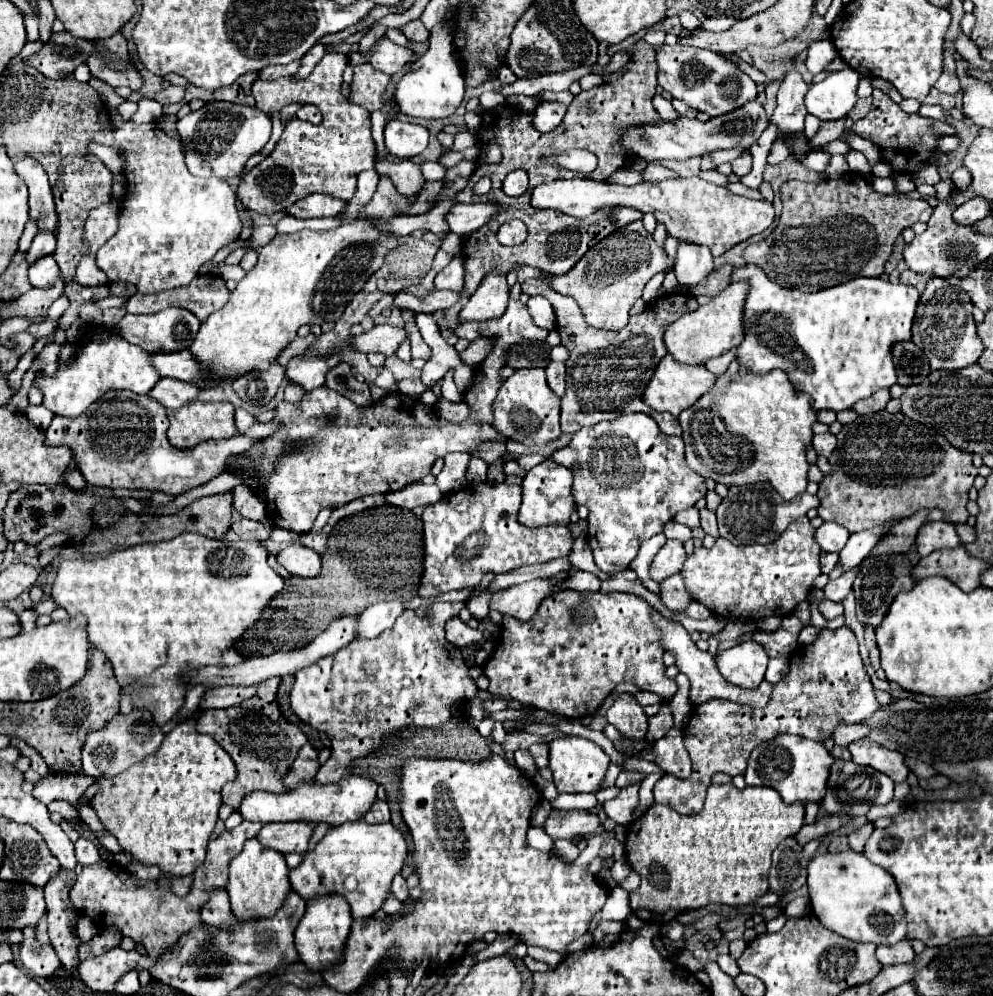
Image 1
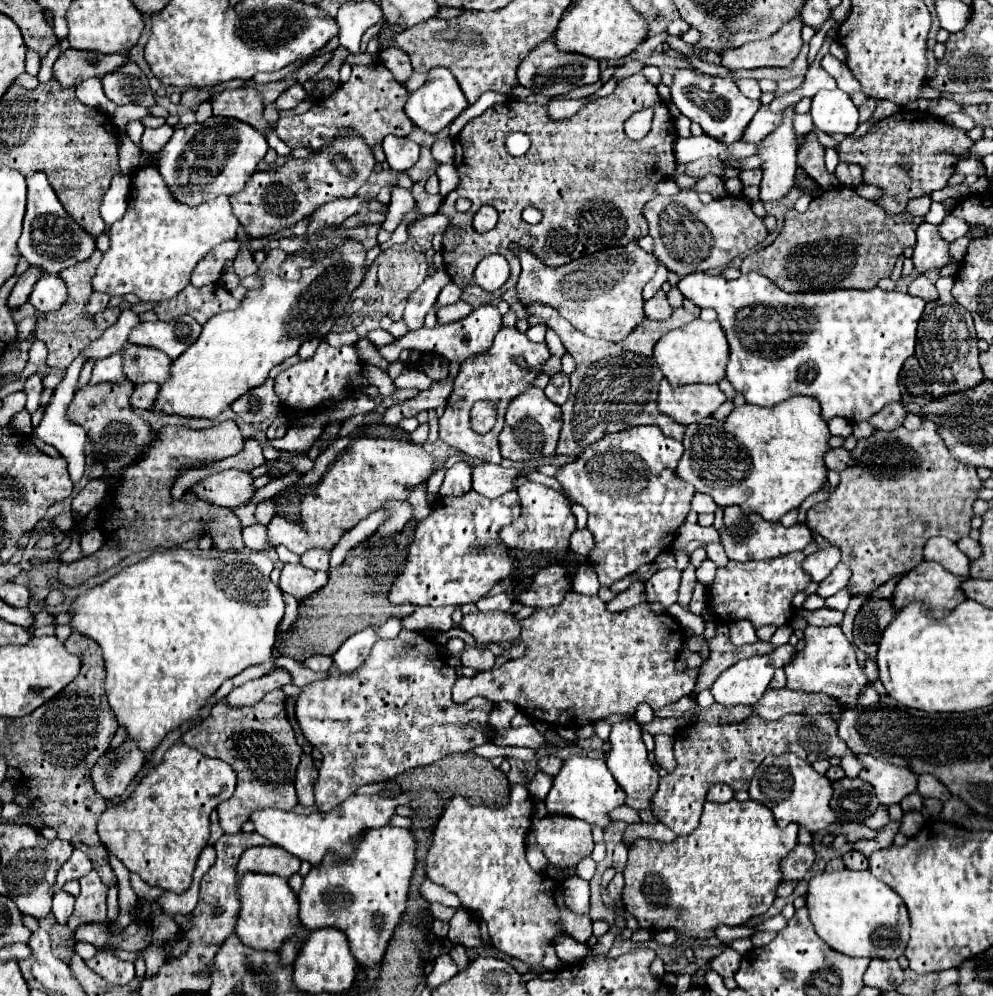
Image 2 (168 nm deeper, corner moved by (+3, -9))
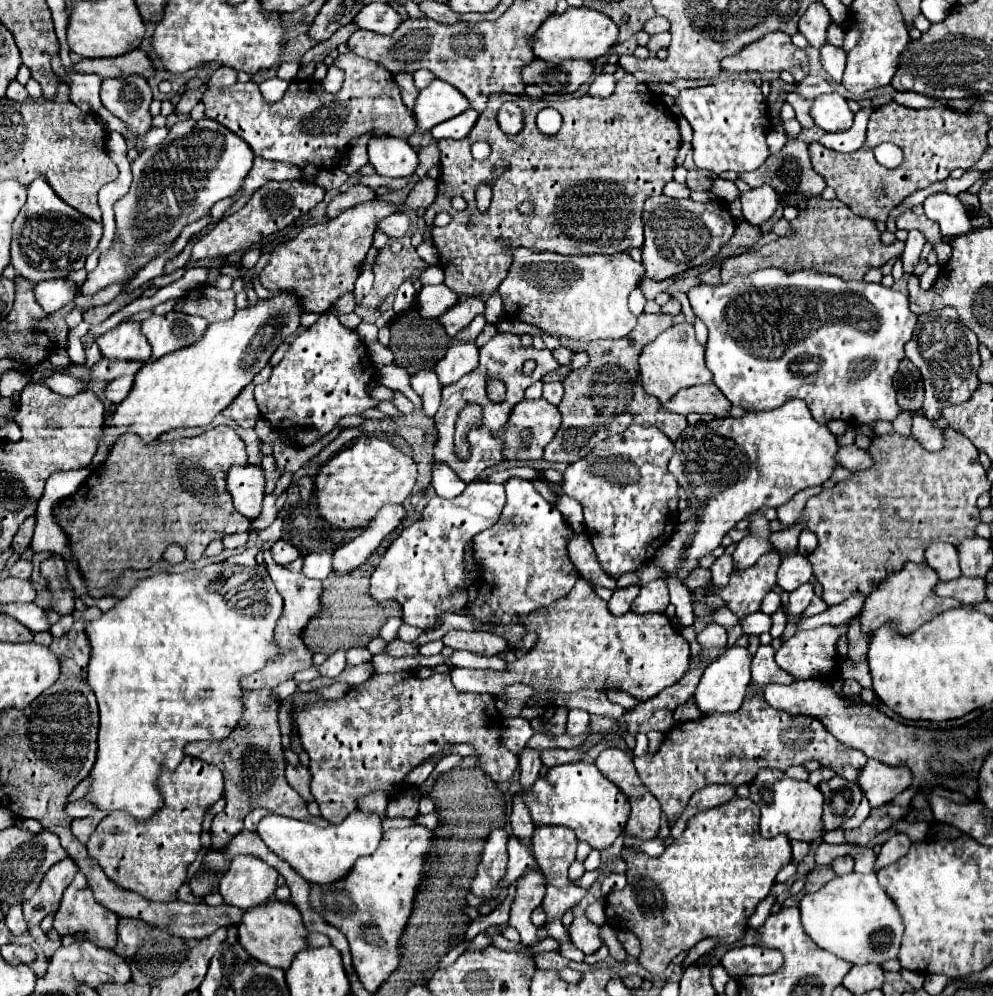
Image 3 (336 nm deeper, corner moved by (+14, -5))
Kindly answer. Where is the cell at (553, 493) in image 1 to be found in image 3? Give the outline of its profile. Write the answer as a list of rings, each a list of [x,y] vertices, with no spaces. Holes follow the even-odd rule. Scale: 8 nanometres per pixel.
[[[512,476],[504,482],[504,488],[506,506],[500,520],[474,536],[474,560],[480,564],[482,578],[478,596],[466,604],[466,610],[474,622],[490,624],[492,634],[512,644],[526,634],[520,616],[550,606],[568,594],[580,574],[566,550],[574,532],[564,516],[558,510],[554,512],[554,506],[548,504],[528,480]]]

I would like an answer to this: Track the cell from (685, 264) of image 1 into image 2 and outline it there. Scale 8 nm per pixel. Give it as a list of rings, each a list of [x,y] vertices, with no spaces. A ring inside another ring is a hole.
[[[693,272],[683,276],[677,288],[699,308],[713,308],[719,314],[731,348],[727,380],[735,390],[745,394],[747,402],[773,406],[791,394],[803,394],[821,402],[823,420],[841,416],[849,422],[861,422],[879,412],[885,404],[901,400],[897,386],[899,370],[903,362],[913,356],[917,322],[925,308],[923,298],[885,292],[877,286],[871,290],[787,294],[761,274],[741,274],[737,280],[725,280],[723,276],[707,272]]]

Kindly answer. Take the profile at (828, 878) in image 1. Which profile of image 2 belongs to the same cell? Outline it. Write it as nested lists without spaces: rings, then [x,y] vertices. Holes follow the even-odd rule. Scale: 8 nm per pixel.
[[[869,870],[821,872],[809,880],[807,910],[815,932],[835,950],[849,956],[899,958],[905,950],[905,938],[899,924],[903,900]]]

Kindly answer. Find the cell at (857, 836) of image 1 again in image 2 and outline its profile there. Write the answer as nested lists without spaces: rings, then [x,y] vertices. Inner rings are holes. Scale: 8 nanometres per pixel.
[[[857,850],[847,852],[847,854],[843,856],[843,862],[845,862],[845,866],[851,868],[851,870],[867,870],[867,858],[865,858],[861,852],[857,852]]]

